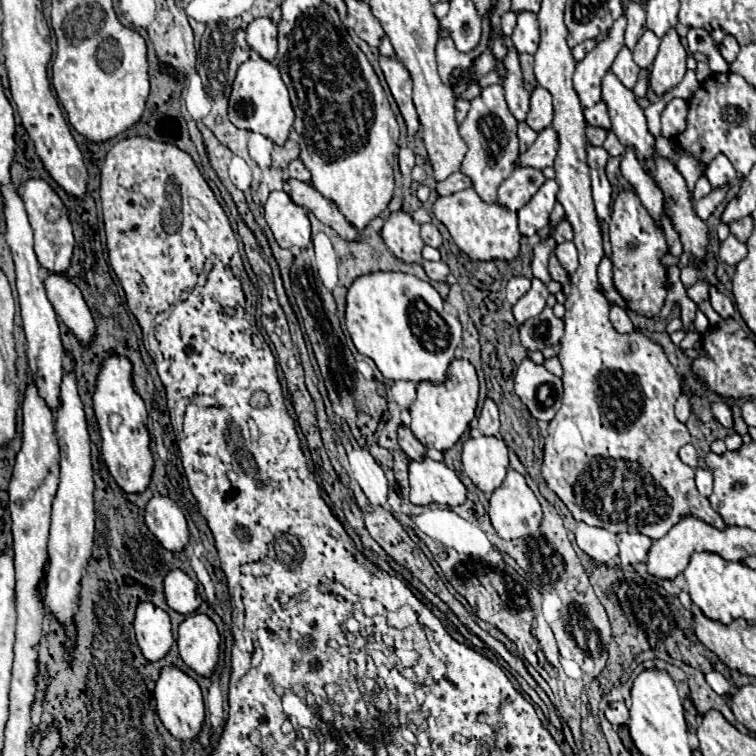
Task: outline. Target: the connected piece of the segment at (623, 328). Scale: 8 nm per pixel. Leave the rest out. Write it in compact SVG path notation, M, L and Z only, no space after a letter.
M611 304L609 318L611 318L611 324L615 326L617 332L625 334L625 332L631 332L631 330L633 330L633 324L631 324L631 320L629 320L625 308L621 308L621 306L617 306L617 304Z

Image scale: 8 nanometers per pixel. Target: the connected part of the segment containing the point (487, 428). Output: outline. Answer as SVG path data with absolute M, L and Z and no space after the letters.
M485 398L485 404L479 414L479 430L485 436L495 436L499 434L499 410L497 404L491 398Z

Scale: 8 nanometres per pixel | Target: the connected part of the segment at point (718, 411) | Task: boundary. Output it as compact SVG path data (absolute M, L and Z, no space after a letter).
M721 400L713 402L713 404L711 404L711 412L713 412L713 416L715 416L715 418L725 426L725 428L733 428L731 408L729 408L725 402L721 402Z

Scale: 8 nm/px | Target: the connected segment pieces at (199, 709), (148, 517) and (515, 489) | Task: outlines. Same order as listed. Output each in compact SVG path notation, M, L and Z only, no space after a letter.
M163 666L159 672L159 678L155 682L155 702L157 702L157 714L165 728L179 740L193 740L201 732L205 710L203 710L203 694L199 684L187 676L177 666Z
M153 496L145 506L145 524L151 534L171 552L189 544L187 520L181 508L167 496Z
M513 468L507 470L503 484L489 498L489 518L491 518L495 532L505 540L525 538L525 536L531 536L533 532L539 530L539 524L541 524L541 518L543 518L539 500L535 498L531 488L527 486L525 478L519 472L515 472Z

